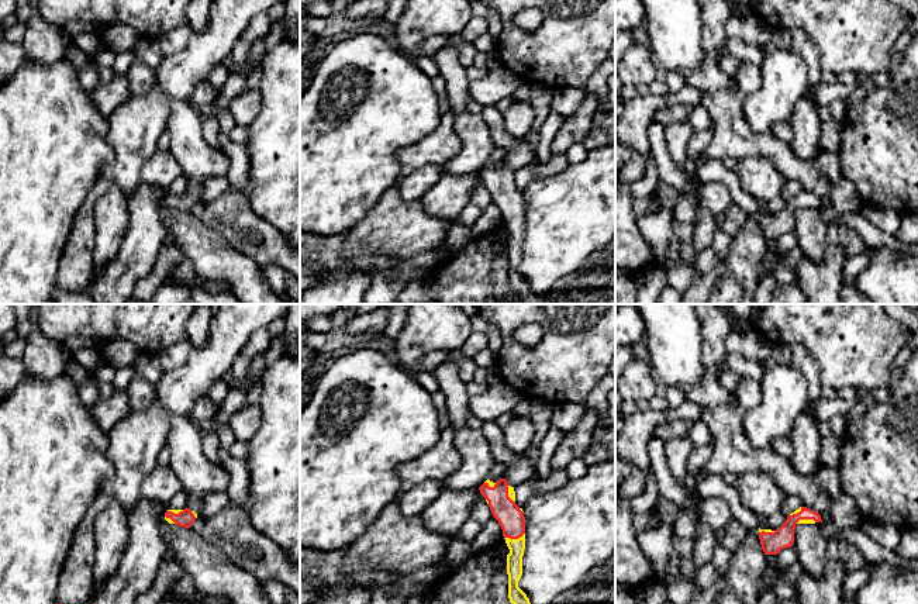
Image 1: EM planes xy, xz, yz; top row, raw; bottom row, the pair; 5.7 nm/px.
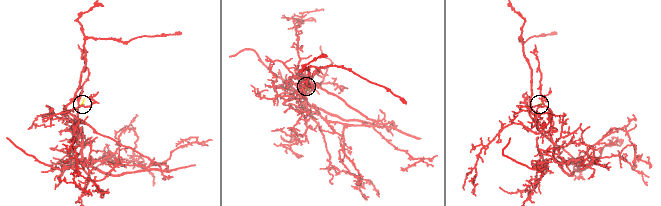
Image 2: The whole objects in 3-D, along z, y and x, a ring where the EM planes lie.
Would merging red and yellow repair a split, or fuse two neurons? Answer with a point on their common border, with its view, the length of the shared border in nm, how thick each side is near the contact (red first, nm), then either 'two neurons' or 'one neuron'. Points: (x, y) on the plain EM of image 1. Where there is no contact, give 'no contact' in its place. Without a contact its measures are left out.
xz (514, 223) | 120 nm | 150/100 nm | one neuron

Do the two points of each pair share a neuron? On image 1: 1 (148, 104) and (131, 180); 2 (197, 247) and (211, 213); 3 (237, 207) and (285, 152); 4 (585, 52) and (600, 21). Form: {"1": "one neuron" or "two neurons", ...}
{"1": "one neuron", "2": "two neurons", "3": "two neurons", "4": "one neuron"}

